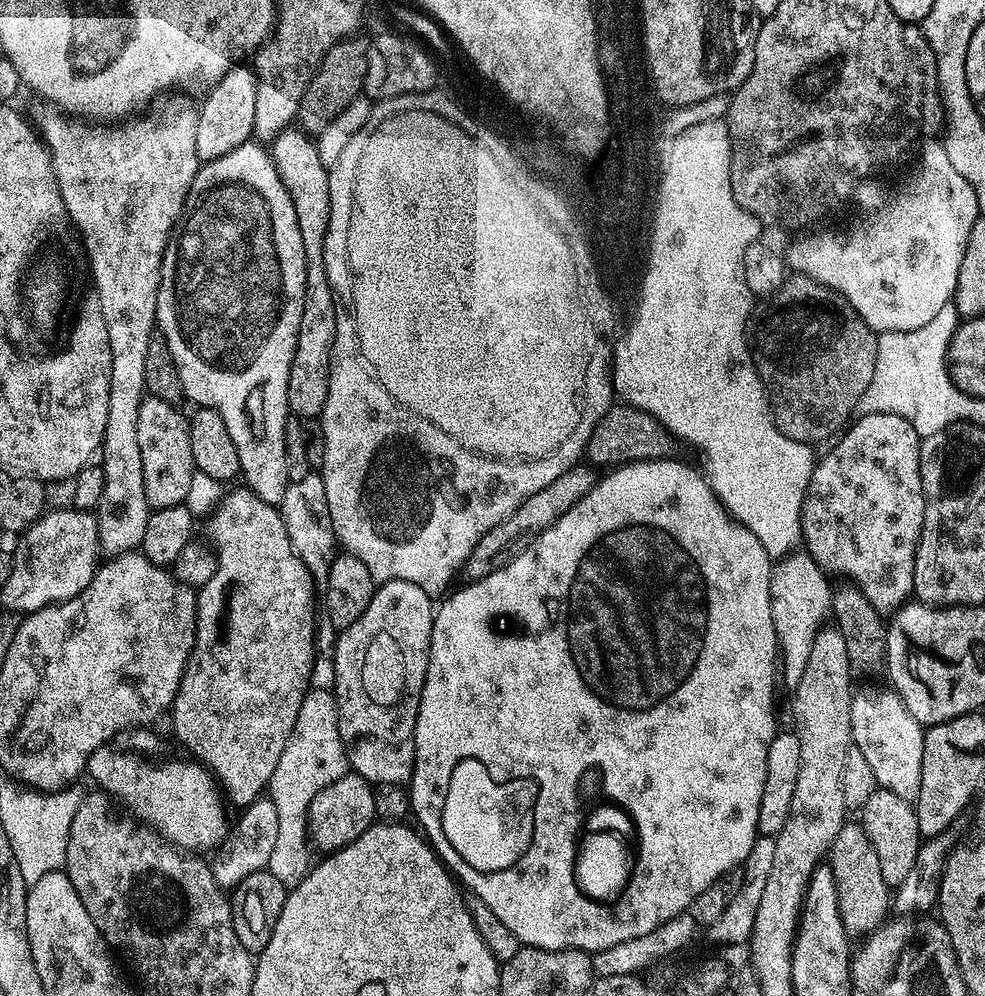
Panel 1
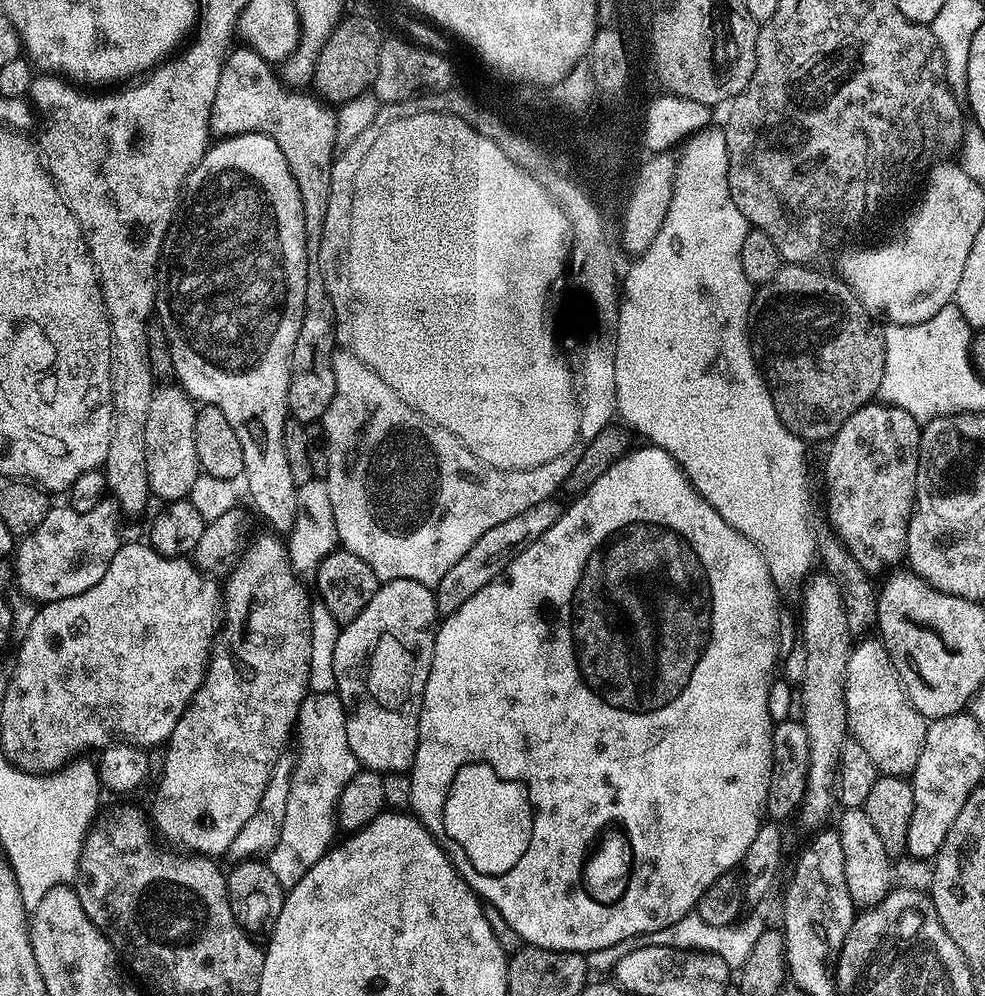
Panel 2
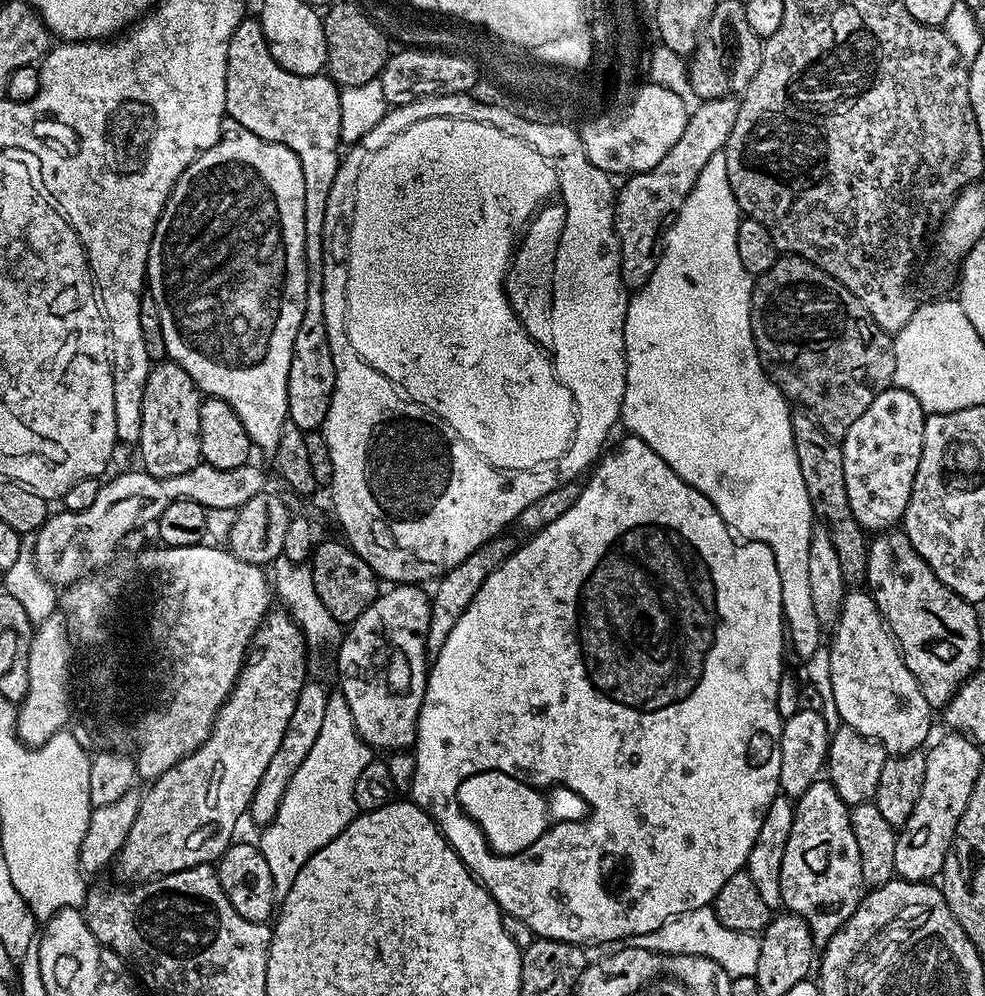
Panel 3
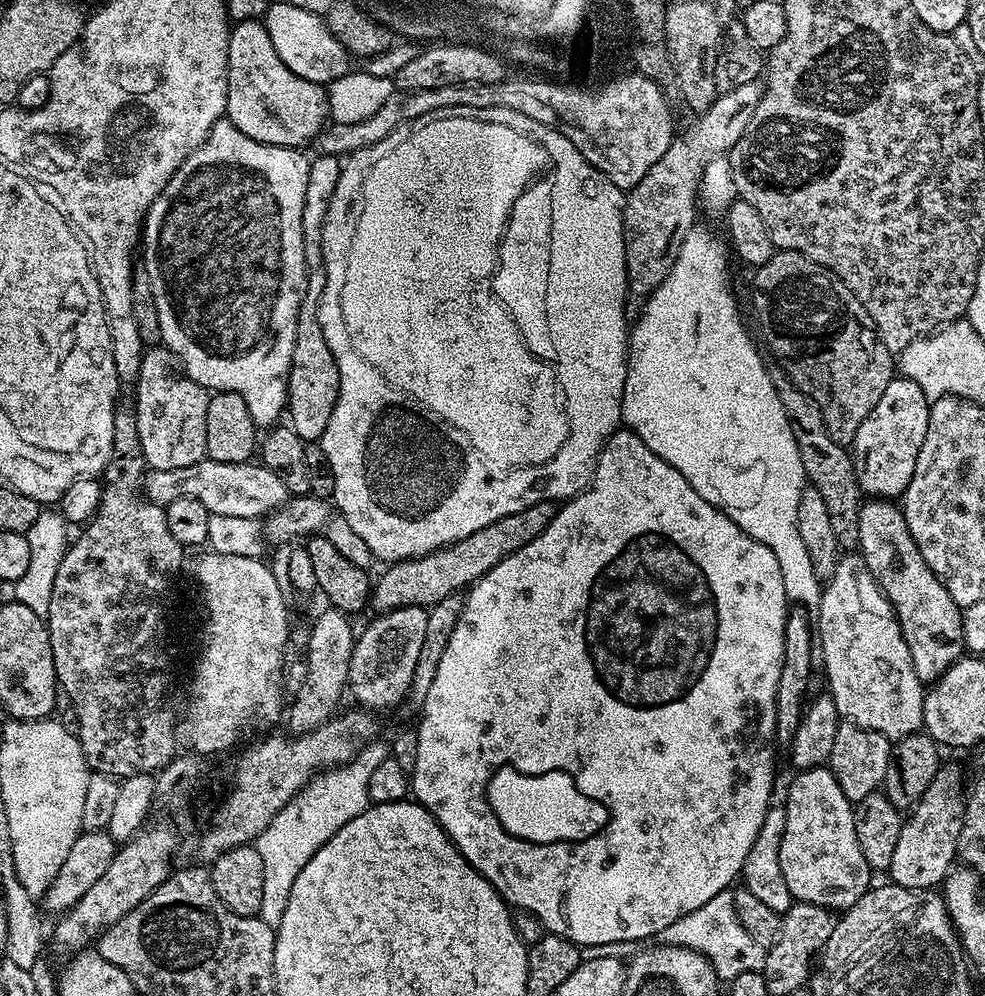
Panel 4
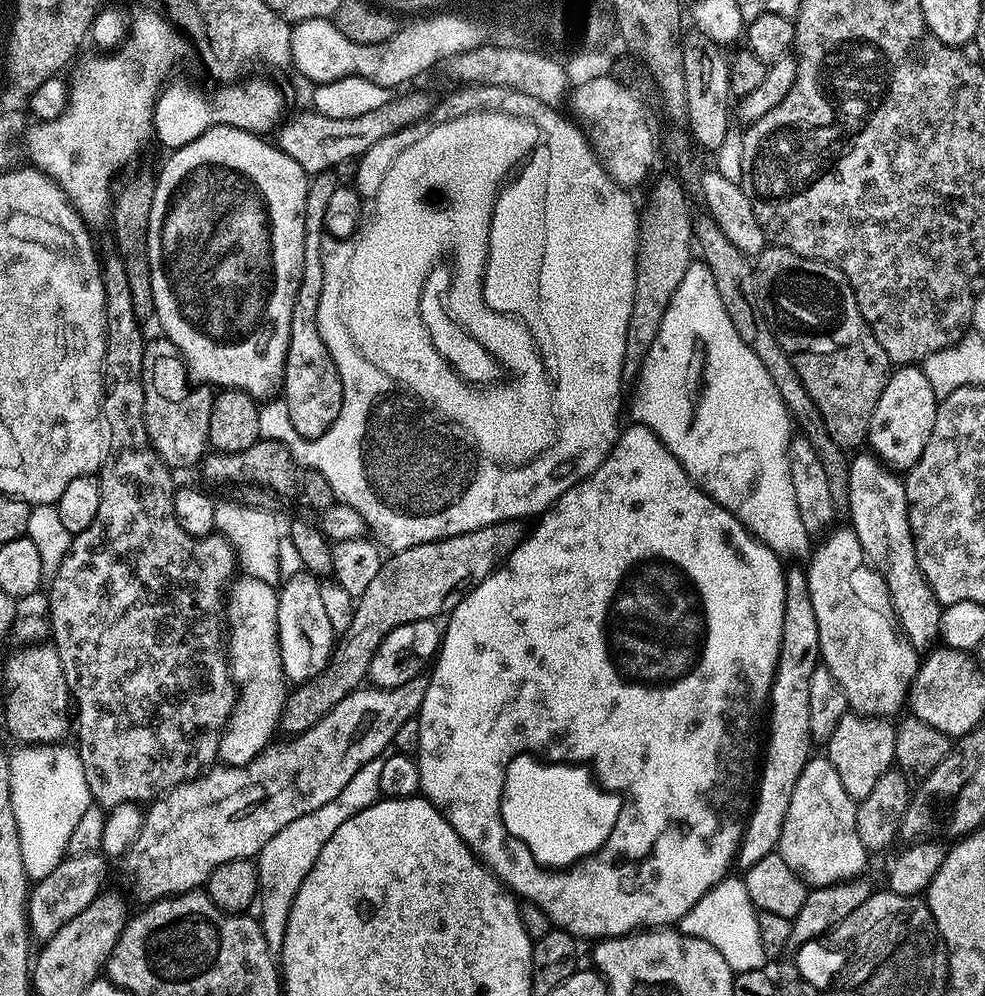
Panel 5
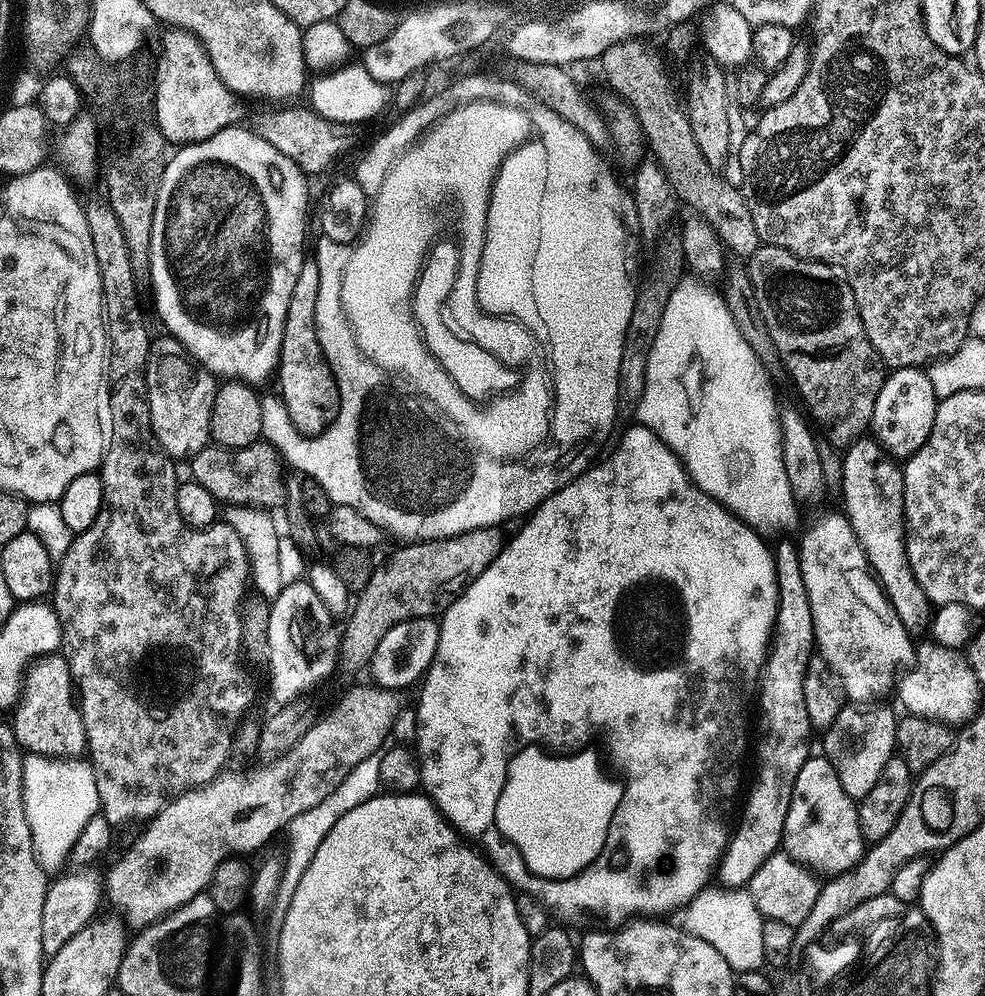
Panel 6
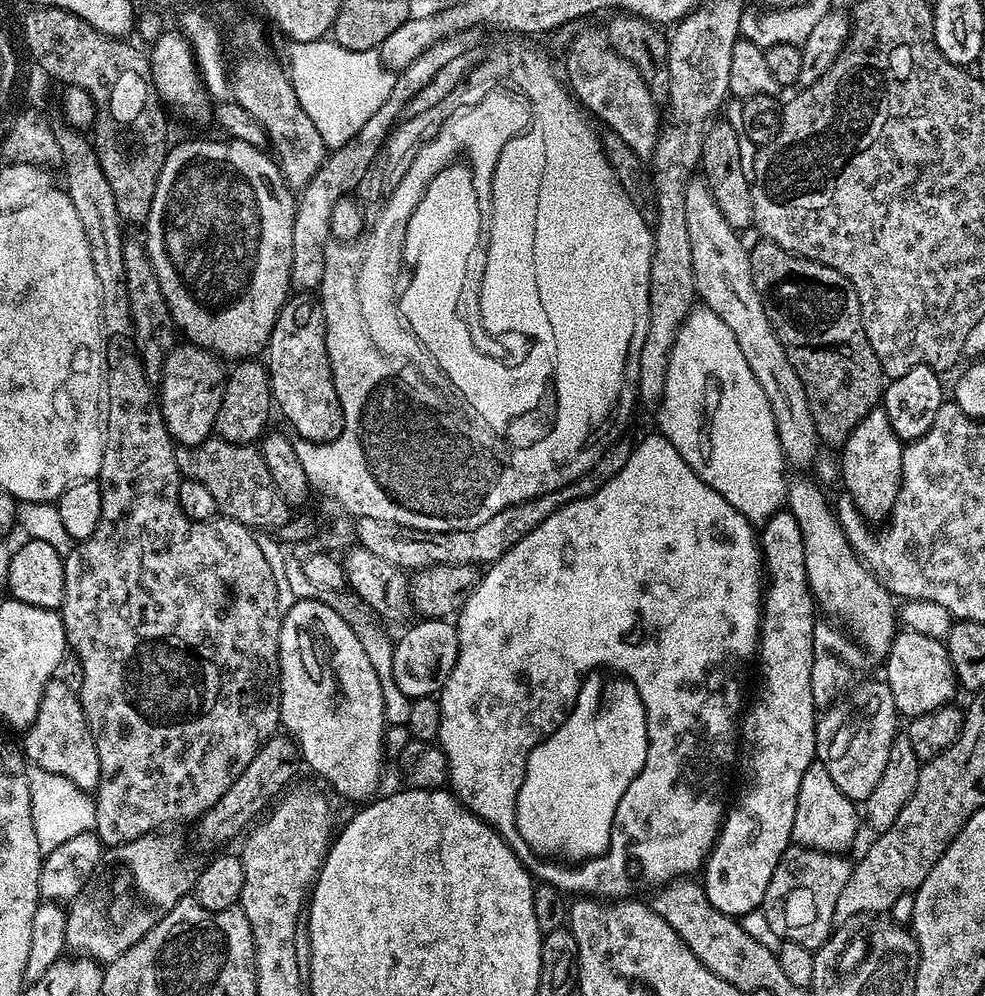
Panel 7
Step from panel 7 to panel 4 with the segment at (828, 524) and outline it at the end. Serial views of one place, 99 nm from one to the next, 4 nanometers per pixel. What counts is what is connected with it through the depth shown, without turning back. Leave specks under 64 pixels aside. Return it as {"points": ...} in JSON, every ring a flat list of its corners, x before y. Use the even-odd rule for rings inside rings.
{"points":[[841,555,834,574,827,577,820,593,820,609,814,614,814,628,818,633,819,655,820,652,824,655,827,691,841,718,866,730,874,730,893,742,923,729,925,685,918,674,914,674,914,662,910,658,900,623,896,621,892,603,870,574,863,556]]}

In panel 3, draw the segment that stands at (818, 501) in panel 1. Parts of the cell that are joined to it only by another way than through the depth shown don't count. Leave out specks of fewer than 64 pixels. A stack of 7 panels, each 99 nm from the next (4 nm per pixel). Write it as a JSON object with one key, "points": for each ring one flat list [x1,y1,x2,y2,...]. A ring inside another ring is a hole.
{"points":[[893,386,878,394,866,406,866,414,846,430,840,444,846,498,850,502,850,514,869,533,895,529,903,521,914,474,918,474,918,458,922,458,925,419,918,398]]}

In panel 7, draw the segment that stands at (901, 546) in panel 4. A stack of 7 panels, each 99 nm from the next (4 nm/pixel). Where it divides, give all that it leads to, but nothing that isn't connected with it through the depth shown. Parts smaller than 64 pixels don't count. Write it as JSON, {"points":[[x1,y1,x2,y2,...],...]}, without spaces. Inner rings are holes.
{"points":[[880,406,873,408,870,414,866,414,866,418,862,418,862,422,858,422,858,426,854,426,839,449,839,479,844,480,843,491,853,499,869,522,880,522,892,515,892,507,903,482,904,449,905,445,894,432,890,418]]}

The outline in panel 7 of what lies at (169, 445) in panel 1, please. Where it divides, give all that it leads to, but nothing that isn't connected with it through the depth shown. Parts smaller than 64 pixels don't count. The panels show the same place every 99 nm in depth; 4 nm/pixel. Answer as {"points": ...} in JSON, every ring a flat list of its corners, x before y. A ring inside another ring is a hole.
{"points":[[191,342,177,343,176,347,168,352,164,360,164,369,160,371,158,381,158,399,160,409,164,415,164,421,168,427,168,433,171,434,173,441,180,446,191,446,201,444,213,435,218,418,218,406,222,402,224,393,224,381,226,379,226,368,221,357,211,353,206,348,200,348,197,344]]}

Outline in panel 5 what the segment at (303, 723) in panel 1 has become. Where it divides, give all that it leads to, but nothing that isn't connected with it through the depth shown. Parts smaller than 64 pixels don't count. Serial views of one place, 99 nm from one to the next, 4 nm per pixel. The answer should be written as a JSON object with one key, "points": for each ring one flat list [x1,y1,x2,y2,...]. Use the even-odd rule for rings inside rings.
{"points":[[379,756,366,762,366,766,362,766,362,770,358,770,358,774,354,774,354,778,350,778,350,782,346,782,346,786,342,786,342,794,338,794,338,798,334,798,330,802,326,802,326,806,318,806,318,810,310,810,310,814,302,814,302,818,294,818,294,822,282,826,282,830,278,830,278,834,274,834,274,838,270,838,270,842,266,842,266,846,260,851,258,857,260,873,258,919,262,938,266,938,266,946,273,954,279,954,282,950,286,938,286,922,290,914,290,906,294,906,298,886,302,886,306,874,310,874,314,862,318,862,318,854,322,854,322,846,326,846,326,842,330,842,334,830,338,830,338,826,342,826,342,822,346,822,354,814,369,808,380,796,378,778,382,771,383,761,384,756]]}

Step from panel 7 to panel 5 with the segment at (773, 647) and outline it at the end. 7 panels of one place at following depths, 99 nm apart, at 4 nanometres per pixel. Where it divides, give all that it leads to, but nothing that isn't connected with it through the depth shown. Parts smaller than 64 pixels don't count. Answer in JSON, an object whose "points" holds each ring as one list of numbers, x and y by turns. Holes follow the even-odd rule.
{"points":[[789,571,784,578,782,642,776,663,776,677,772,680,770,715,766,720,766,747,762,752,762,767,758,772,752,812,750,808,738,849,741,869,747,870,754,866,754,862,758,862,758,858,766,858,771,852,777,851,782,822,786,822,786,810,790,810,790,797,794,795,798,774,802,774,814,752,814,741,810,734,810,678,820,663,818,618,814,618,814,602,810,602,807,575,803,571]]}

